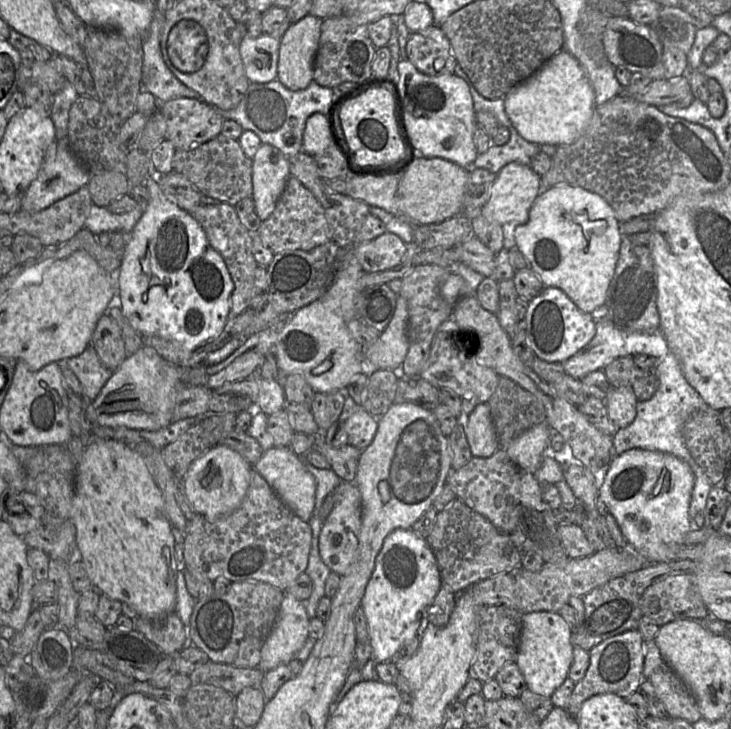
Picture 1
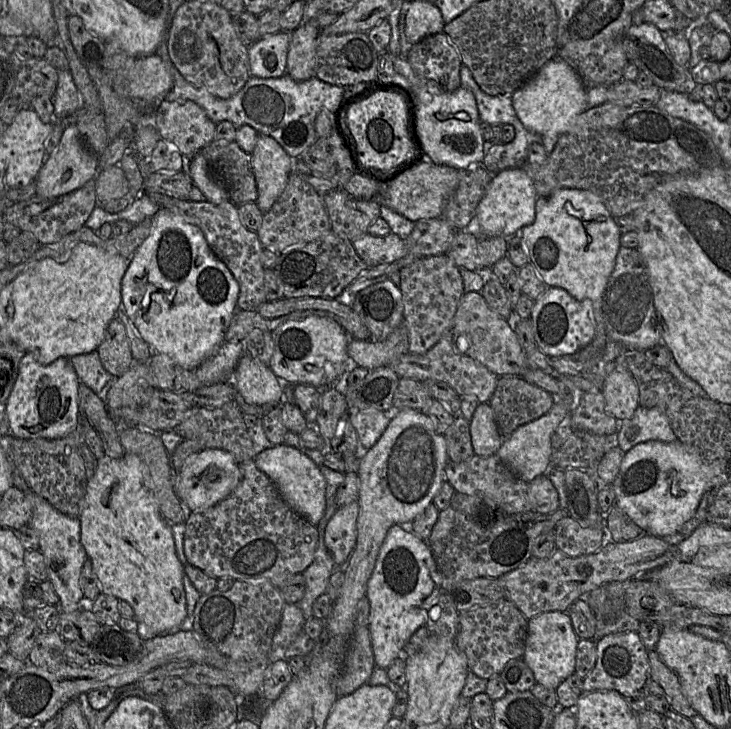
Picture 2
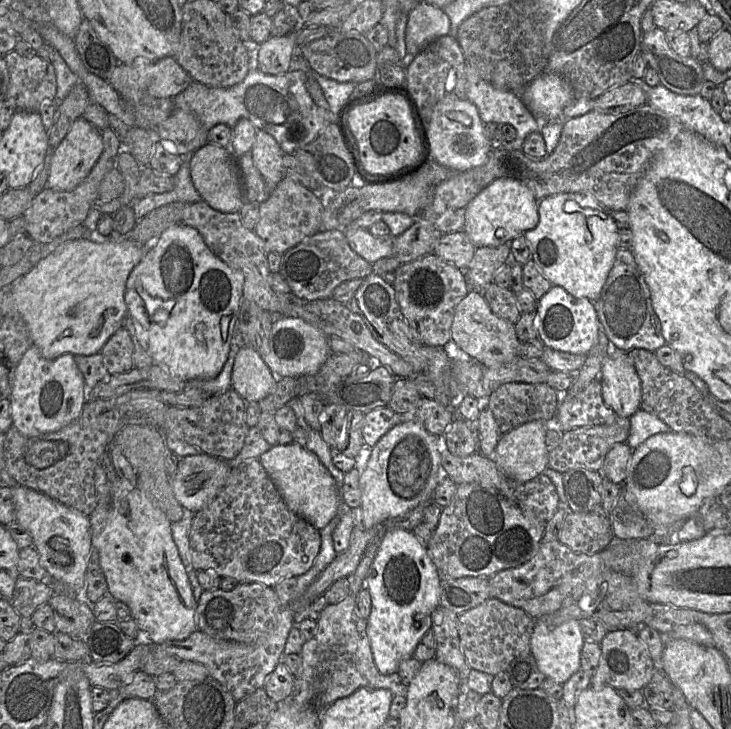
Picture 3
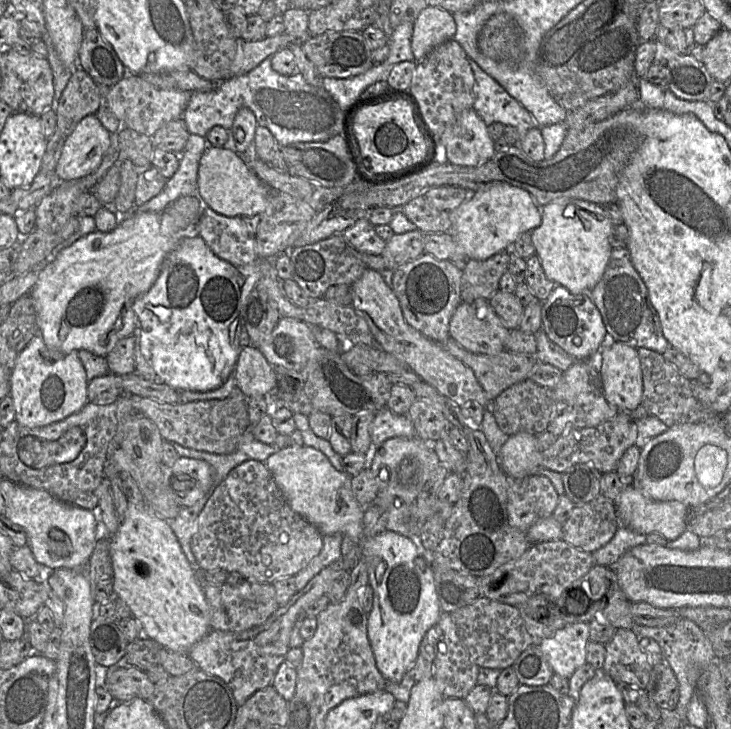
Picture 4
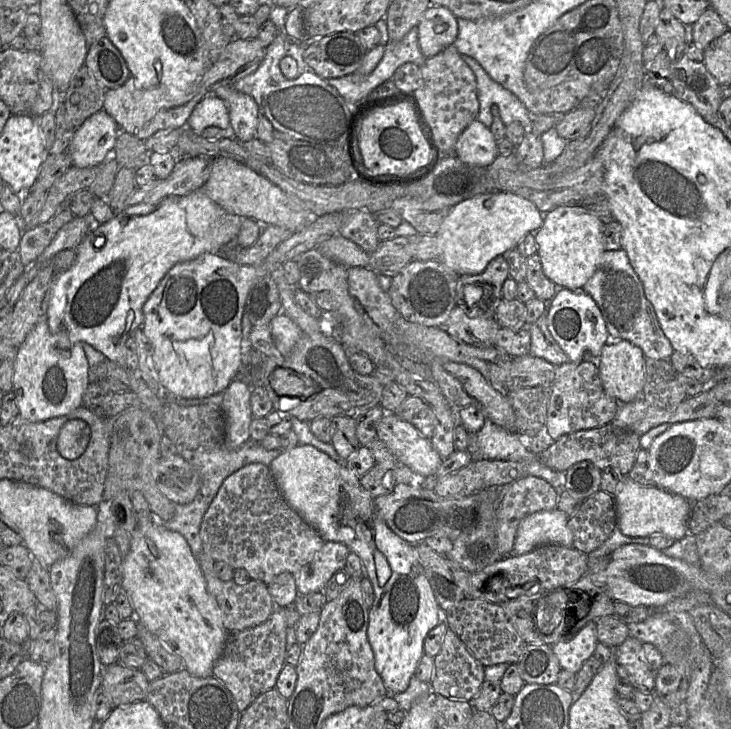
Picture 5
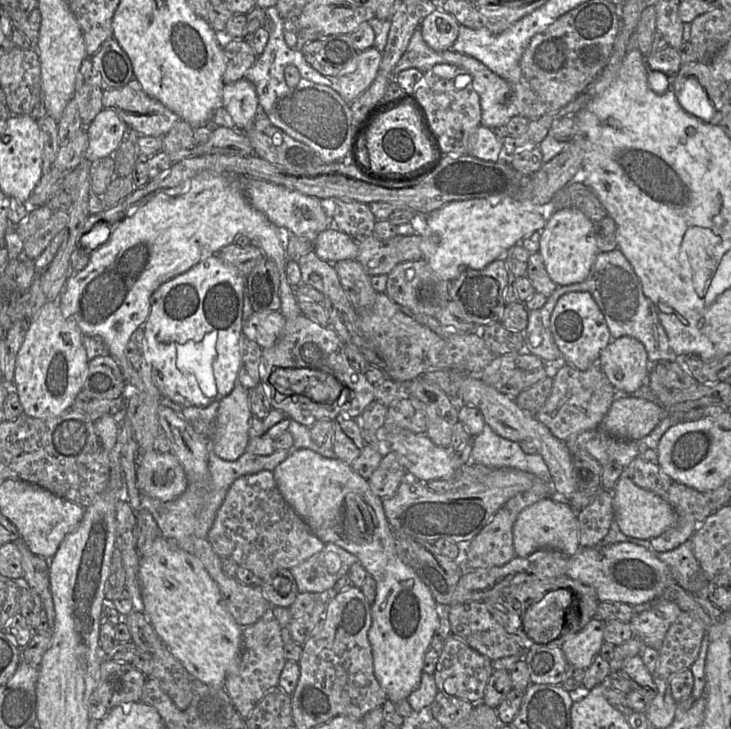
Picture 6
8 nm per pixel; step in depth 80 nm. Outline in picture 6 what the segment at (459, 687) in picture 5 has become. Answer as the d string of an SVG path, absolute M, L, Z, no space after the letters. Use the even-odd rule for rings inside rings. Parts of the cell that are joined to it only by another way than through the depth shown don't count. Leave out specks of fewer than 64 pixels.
M450 634L433 673L438 691L467 700L472 704L482 703L487 683L494 672L492 661L472 649L466 642L454 634Z

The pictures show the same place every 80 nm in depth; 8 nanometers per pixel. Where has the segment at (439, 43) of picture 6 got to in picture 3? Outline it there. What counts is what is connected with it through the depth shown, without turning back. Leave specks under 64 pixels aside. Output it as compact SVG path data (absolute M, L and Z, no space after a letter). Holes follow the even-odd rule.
M420 1L409 13L406 26L406 56L402 60L407 67L413 56L436 38L450 33L450 19L444 10Z

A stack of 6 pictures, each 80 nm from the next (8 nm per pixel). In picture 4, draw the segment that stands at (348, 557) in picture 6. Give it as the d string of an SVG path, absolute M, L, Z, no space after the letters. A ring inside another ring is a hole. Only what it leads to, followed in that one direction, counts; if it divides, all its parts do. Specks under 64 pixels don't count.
M341 533L323 535L323 546L320 553L315 556L304 569L294 576L297 592L302 590L323 568L342 557L342 538L343 535Z

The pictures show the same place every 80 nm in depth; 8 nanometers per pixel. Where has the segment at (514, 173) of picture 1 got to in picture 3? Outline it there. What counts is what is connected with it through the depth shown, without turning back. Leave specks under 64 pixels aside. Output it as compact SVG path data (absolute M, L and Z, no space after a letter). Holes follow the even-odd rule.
M498 178L483 188L468 204L463 231L475 247L496 247L507 243L539 222L538 202L533 192L523 183L512 178Z

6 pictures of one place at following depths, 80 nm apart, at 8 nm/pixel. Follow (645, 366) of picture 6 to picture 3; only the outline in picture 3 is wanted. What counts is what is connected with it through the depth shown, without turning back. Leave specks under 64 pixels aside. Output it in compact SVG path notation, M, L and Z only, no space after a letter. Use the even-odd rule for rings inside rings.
M614 349L601 370L602 397L618 416L630 418L641 407L641 380L627 352Z

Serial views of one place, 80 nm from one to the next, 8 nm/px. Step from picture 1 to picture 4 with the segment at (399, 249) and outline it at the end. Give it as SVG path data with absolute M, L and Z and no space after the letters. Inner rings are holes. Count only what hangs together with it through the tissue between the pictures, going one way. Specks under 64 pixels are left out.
M367 217L357 220L342 233L347 243L361 253L381 255L386 241L375 232L375 226Z

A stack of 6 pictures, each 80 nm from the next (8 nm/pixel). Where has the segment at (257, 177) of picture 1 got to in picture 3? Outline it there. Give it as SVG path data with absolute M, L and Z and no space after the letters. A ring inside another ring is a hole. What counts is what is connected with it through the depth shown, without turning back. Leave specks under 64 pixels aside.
M258 129L251 155L269 193L272 193L285 177L283 151L276 140L266 131Z

